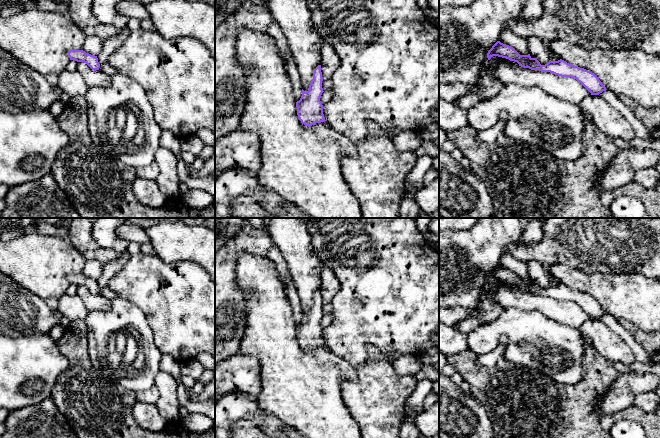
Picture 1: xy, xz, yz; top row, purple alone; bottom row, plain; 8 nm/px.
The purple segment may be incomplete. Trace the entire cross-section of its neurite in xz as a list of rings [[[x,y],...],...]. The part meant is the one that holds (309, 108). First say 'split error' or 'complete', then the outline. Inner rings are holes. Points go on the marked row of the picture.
complete | [[[318,65],[314,69],[313,79],[308,90],[305,92],[302,89],[302,96],[296,102],[298,118],[305,126],[310,127],[316,123],[326,121],[323,114],[323,105],[320,101],[320,97],[324,92],[322,81],[321,65]]]

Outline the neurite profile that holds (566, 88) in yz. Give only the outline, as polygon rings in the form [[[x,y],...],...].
[[[489,60],[480,67],[481,73],[488,71],[503,84],[517,86],[537,86],[544,92],[573,104],[579,104],[591,93],[576,79],[561,77],[550,72],[531,70],[521,66],[513,67],[508,63],[494,65]]]

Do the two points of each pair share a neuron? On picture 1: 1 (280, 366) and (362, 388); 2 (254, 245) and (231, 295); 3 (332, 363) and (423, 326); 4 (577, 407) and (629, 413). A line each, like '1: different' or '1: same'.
1: different
2: same
3: different
4: different

